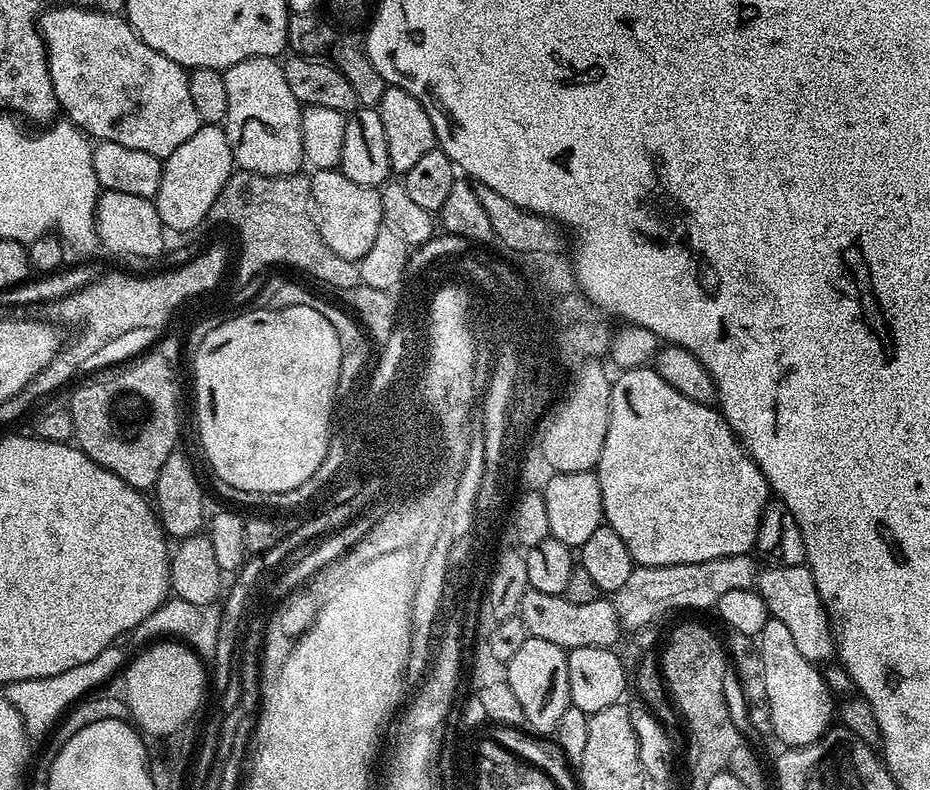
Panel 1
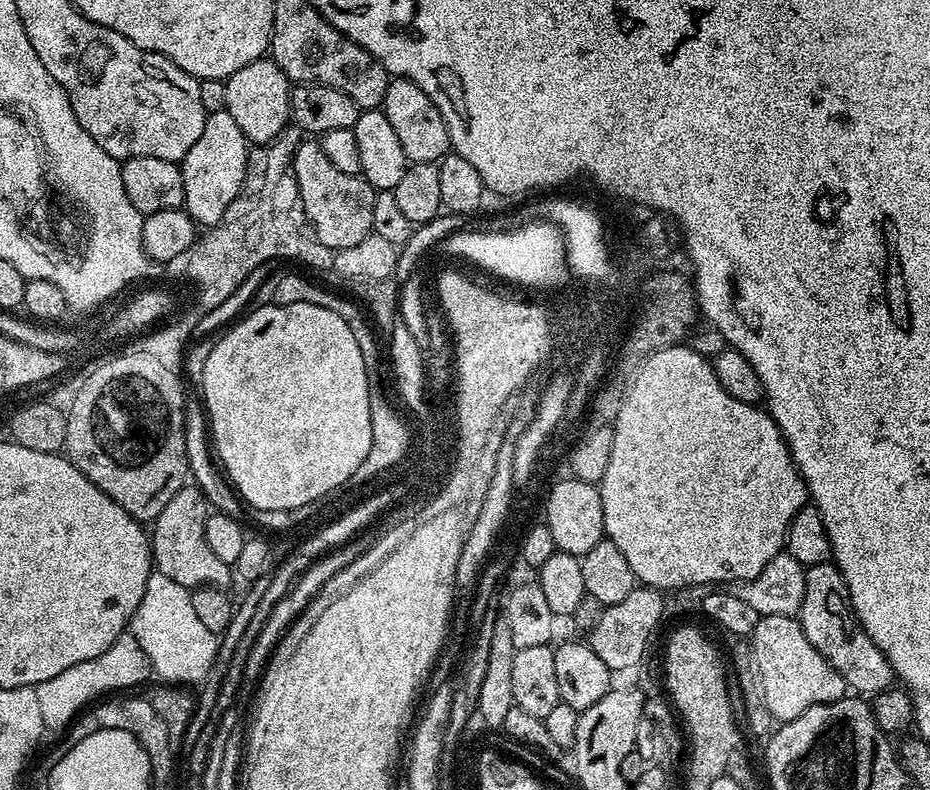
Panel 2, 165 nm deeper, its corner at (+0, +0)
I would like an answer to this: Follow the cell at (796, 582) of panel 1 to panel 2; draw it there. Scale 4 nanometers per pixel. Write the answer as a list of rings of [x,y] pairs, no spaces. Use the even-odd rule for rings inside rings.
[[[835,563],[815,564],[806,569],[808,573],[808,589],[798,613],[802,626],[802,634],[810,641],[810,646],[842,674],[853,693],[865,697],[875,697],[878,692],[885,692],[893,687],[894,673],[890,662],[874,646],[874,642],[866,634],[852,610],[852,600],[848,597],[848,587]]]

